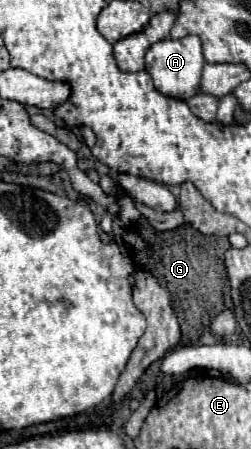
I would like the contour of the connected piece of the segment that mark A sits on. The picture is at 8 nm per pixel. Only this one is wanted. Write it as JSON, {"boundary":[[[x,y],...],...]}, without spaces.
{"boundary":[[[187,35],[183,39],[163,39],[151,45],[151,49],[145,55],[145,69],[153,77],[155,87],[169,97],[179,97],[179,99],[191,99],[201,91],[201,73],[203,73],[203,49],[201,49],[201,39],[197,35]]]}

